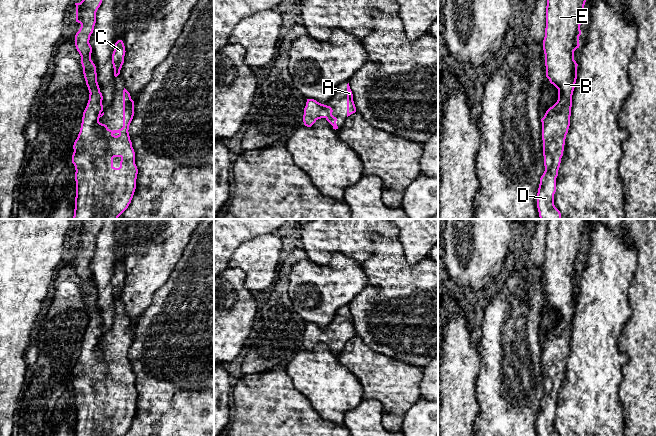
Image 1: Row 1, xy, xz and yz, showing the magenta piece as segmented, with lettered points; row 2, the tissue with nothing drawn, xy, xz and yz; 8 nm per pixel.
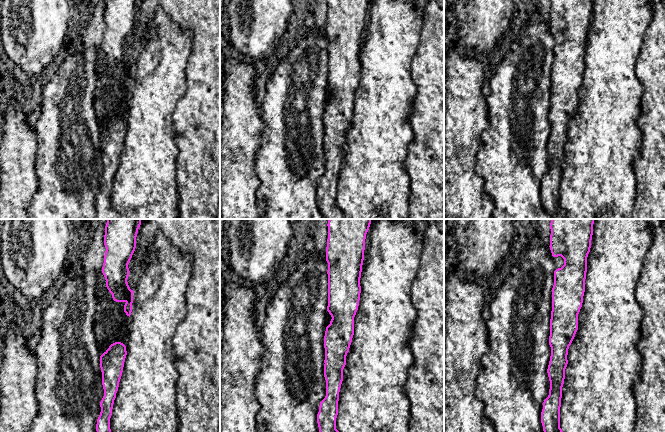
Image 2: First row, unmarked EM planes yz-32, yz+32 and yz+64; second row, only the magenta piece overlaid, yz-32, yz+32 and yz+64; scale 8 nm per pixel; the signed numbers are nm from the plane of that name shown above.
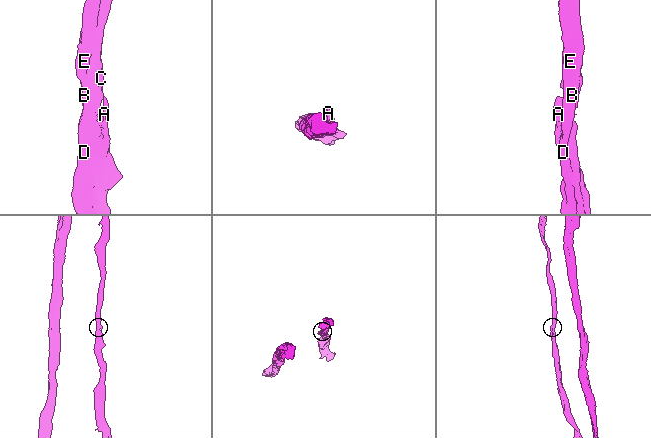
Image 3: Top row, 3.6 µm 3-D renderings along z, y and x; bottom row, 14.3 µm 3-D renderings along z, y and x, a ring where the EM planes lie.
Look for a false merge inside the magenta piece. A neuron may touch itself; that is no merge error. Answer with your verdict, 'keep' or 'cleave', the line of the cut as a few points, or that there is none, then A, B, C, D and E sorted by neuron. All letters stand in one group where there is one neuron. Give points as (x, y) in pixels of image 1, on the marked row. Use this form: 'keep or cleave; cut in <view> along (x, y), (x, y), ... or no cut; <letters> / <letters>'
keep; no cut; A B C D E

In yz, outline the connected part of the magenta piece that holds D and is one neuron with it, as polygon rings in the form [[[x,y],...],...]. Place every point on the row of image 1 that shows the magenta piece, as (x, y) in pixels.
[[[547,0],[543,50],[546,77],[558,89],[558,100],[541,119],[545,171],[540,178],[537,193],[540,219],[561,219],[561,213],[554,205],[554,194],[570,126],[578,66],[574,60],[574,51],[580,46],[580,25],[585,2]]]

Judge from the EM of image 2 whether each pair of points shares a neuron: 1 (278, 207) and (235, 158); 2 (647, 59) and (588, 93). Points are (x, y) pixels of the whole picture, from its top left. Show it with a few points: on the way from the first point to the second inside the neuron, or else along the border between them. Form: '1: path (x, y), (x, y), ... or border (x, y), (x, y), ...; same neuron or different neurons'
1: border (253, 163), (260, 181), (257, 197), (265, 208); different neurons
2: border (643, 44), (636, 61), (636, 77), (642, 88); different neurons

